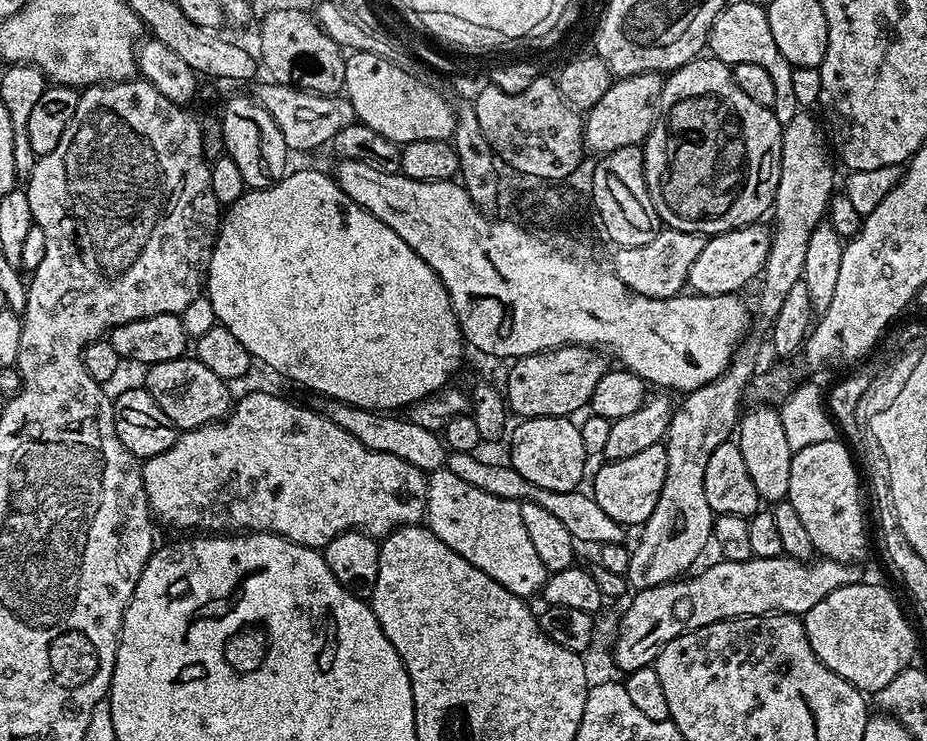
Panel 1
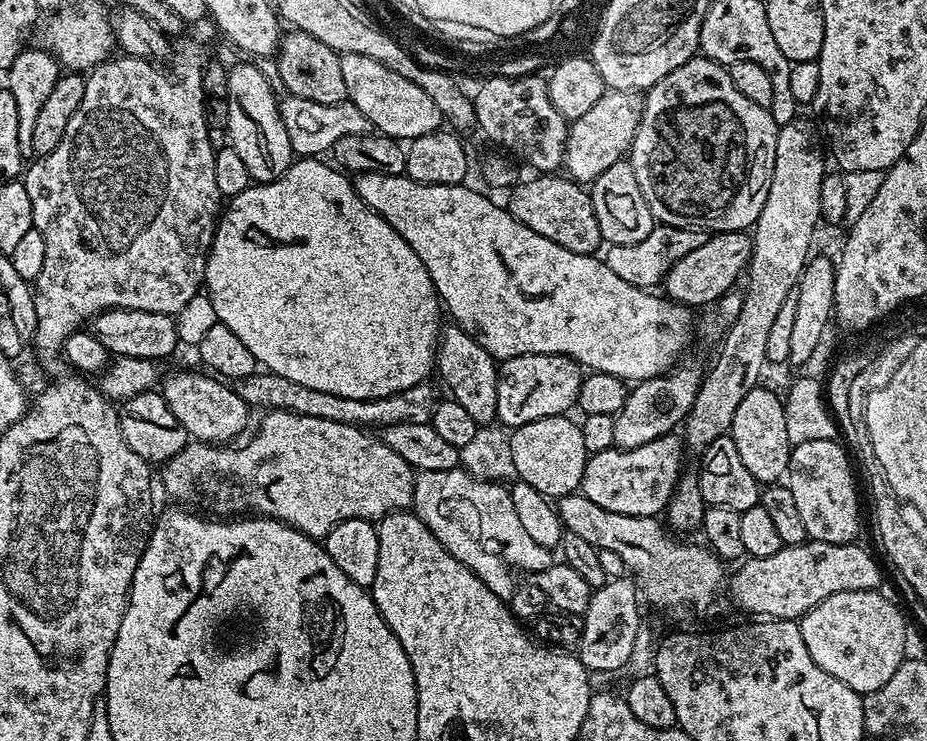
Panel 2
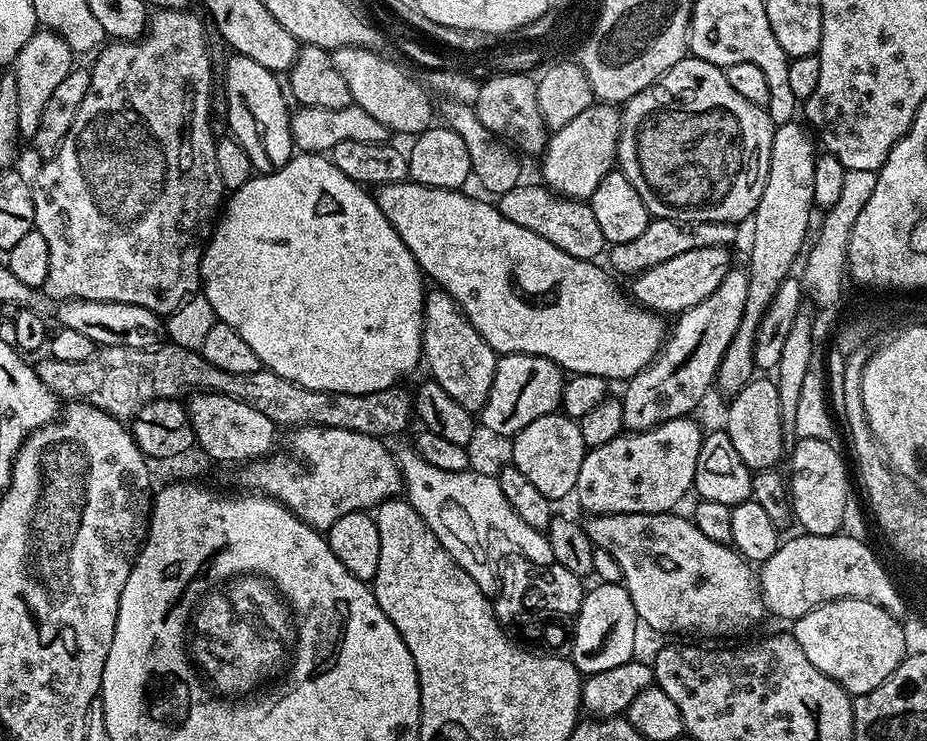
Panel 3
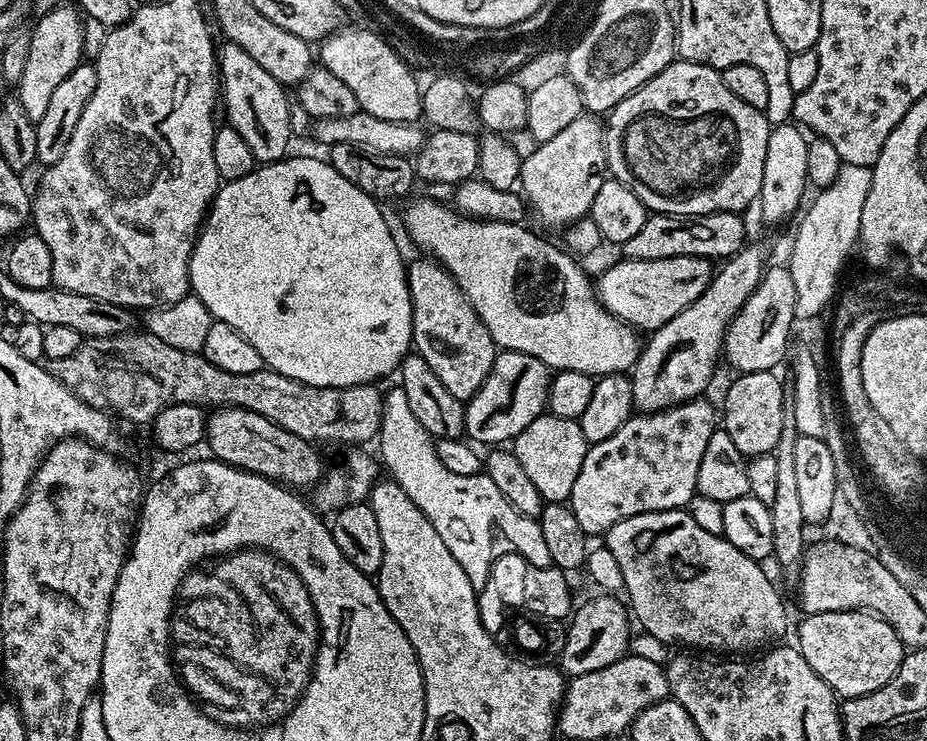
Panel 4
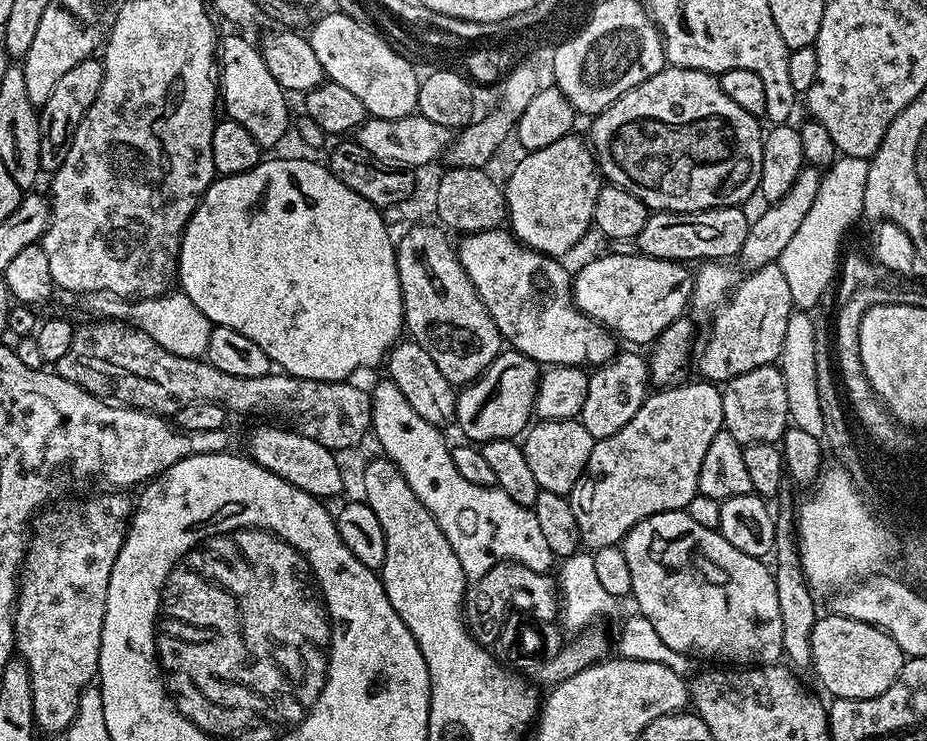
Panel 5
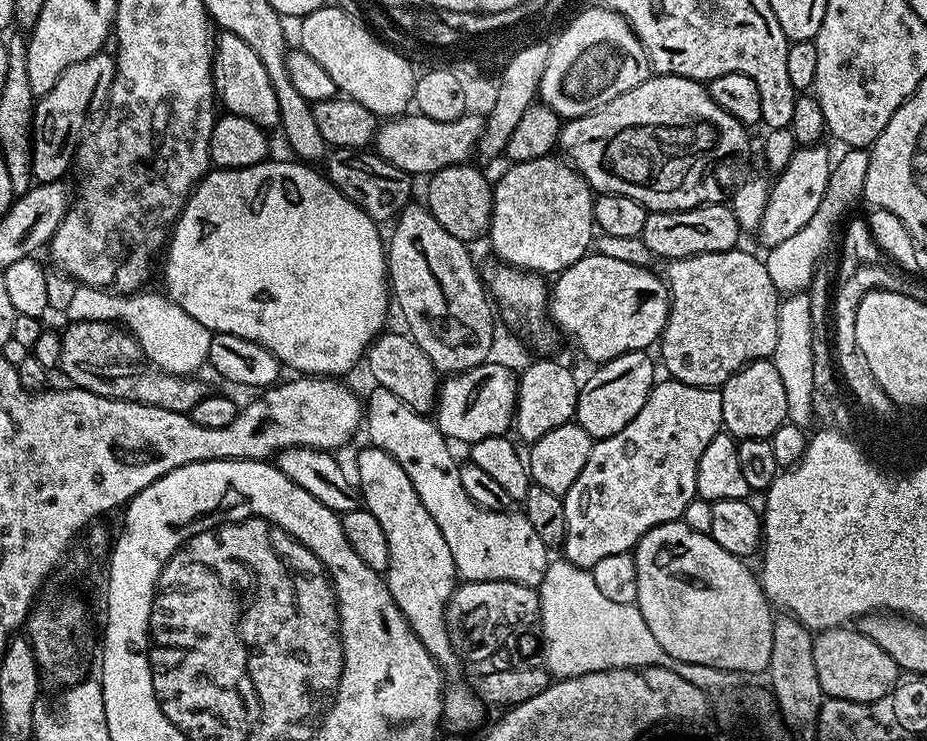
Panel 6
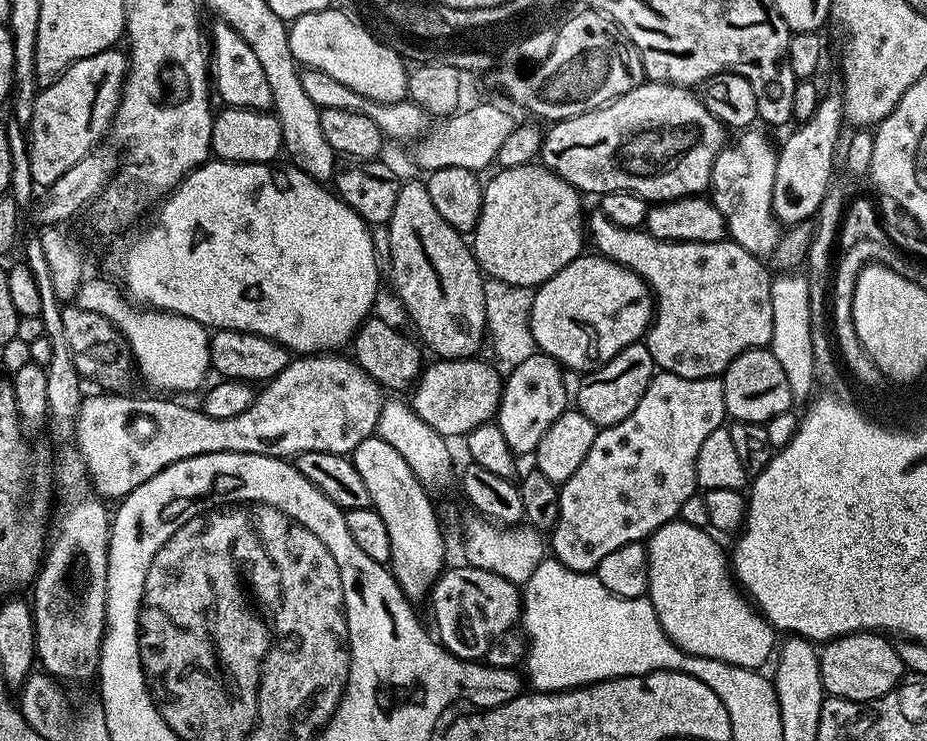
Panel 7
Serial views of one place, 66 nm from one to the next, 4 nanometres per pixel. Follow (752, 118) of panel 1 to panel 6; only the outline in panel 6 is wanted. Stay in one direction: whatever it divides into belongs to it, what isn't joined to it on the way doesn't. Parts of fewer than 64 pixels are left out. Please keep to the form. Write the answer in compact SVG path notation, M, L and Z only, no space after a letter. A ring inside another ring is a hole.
M649 75L634 90L618 94L597 112L569 119L560 129L558 148L597 193L613 192L634 198L649 212L685 212L701 204L719 204L720 184L712 167L727 156L748 148L749 129L734 114L726 114L699 80L681 76Z

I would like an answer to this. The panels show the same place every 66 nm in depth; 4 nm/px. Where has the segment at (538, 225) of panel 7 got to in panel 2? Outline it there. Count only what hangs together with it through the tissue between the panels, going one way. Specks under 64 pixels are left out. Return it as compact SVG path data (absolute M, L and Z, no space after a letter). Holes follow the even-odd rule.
M608 90L594 106L590 106L586 114L571 121L563 163L563 167L568 168L567 175L577 184L588 186L598 178L598 174L602 174L602 170L607 170L609 166L614 166L614 162L625 159L638 130L641 107L641 93Z

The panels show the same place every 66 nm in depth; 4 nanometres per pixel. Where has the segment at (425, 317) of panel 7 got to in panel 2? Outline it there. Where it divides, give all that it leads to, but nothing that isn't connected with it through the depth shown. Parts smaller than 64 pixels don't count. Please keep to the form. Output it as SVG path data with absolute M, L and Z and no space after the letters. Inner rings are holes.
M459 326L445 327L438 336L435 371L440 372L444 384L448 387L447 394L458 406L470 414L479 426L491 425L496 420L498 410L498 378L497 361L470 334L466 334Z

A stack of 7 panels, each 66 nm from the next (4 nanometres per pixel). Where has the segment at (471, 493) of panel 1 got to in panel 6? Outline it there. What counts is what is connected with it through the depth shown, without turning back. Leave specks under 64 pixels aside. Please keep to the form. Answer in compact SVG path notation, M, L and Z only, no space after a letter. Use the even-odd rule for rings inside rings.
M379 386L373 389L368 400L366 396L366 432L368 428L368 436L372 439L369 441L386 450L398 466L406 470L406 478L414 482L422 506L430 510L430 518L438 522L438 530L442 530L442 538L446 538L446 546L450 546L457 573L468 582L514 580L539 587L550 563L550 548L538 538L523 511L504 512L508 510L497 510L470 498L466 486L462 486L460 464L452 453L453 445L440 432L435 419L416 412L388 389Z

